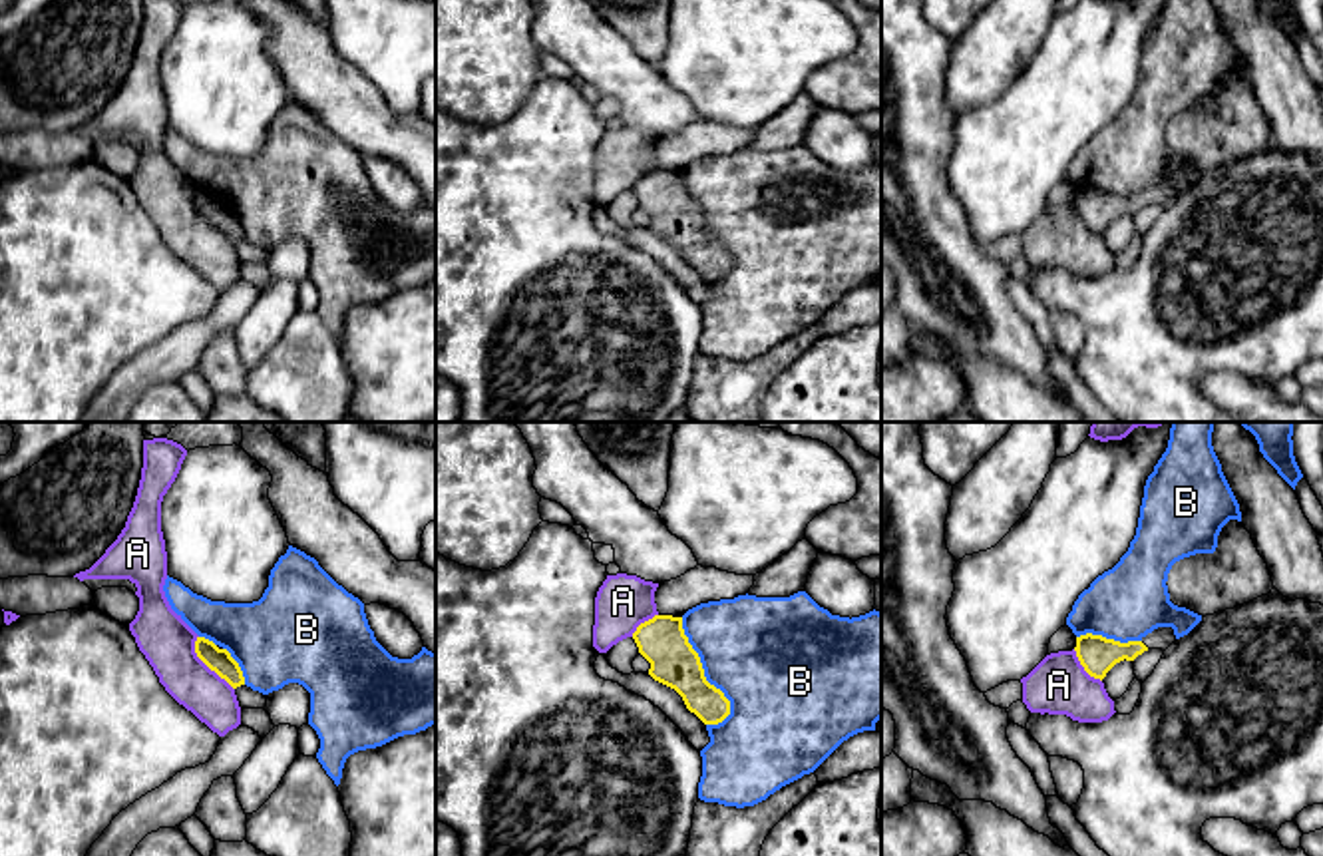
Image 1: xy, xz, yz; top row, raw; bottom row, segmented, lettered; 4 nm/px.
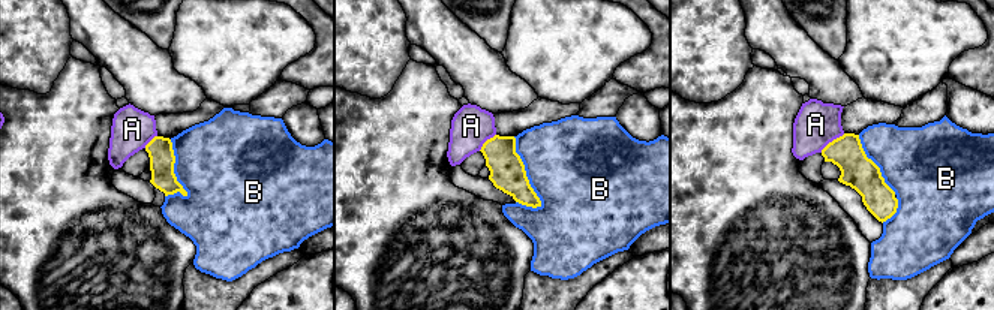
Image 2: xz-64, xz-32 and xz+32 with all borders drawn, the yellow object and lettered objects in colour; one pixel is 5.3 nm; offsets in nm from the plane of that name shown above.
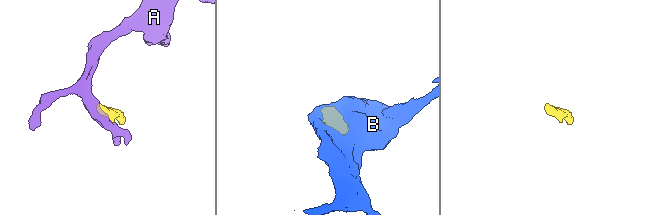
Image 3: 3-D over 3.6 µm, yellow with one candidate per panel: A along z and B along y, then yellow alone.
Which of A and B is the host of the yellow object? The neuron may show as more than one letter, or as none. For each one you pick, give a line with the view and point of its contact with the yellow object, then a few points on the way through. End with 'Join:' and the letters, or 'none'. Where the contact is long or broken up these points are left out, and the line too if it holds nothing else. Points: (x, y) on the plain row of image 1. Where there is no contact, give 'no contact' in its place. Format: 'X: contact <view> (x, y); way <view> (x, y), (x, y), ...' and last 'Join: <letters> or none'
Join: none

